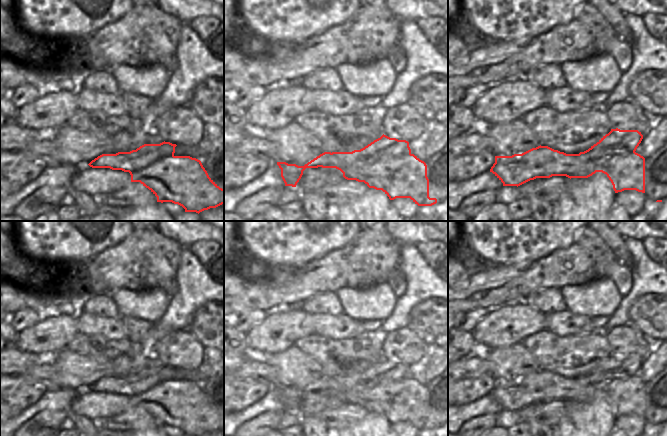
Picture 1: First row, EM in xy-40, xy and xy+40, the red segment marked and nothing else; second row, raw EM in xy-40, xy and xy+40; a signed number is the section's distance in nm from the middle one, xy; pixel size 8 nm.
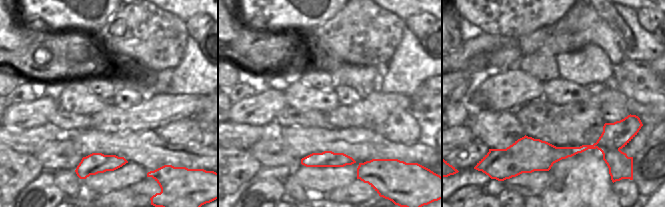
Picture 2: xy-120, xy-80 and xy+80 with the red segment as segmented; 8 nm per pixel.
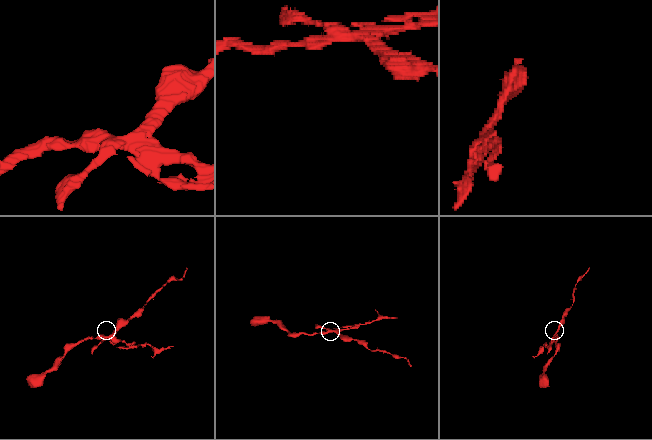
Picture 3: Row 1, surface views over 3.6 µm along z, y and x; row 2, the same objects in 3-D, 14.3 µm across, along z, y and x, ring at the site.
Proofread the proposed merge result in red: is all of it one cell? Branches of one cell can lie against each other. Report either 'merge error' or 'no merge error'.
merge error

